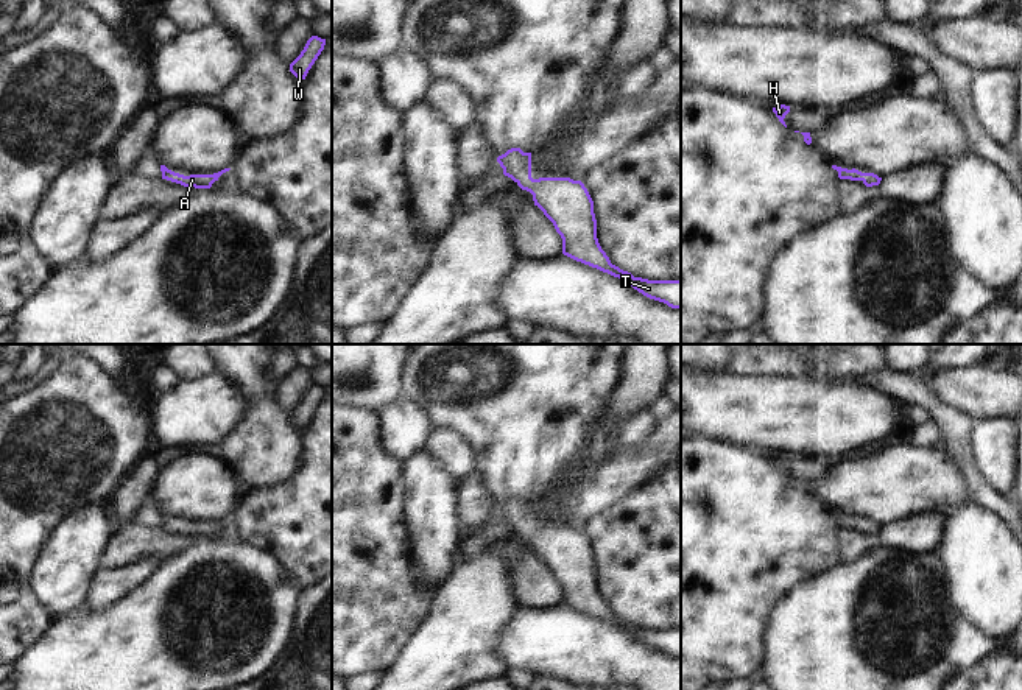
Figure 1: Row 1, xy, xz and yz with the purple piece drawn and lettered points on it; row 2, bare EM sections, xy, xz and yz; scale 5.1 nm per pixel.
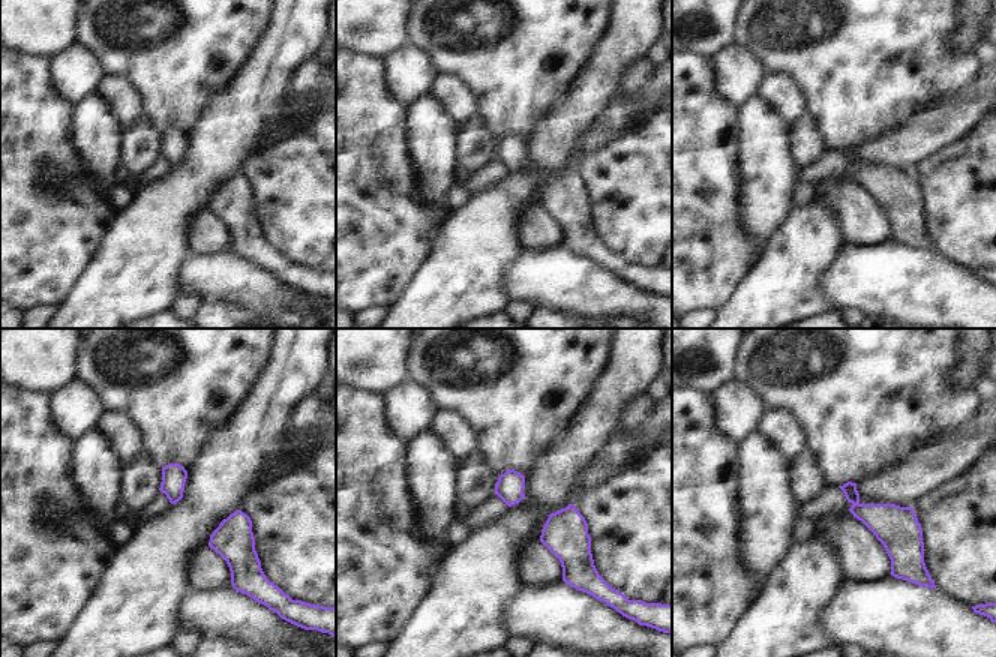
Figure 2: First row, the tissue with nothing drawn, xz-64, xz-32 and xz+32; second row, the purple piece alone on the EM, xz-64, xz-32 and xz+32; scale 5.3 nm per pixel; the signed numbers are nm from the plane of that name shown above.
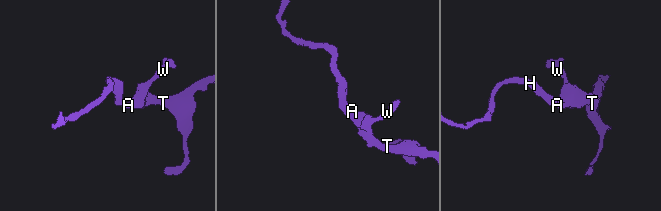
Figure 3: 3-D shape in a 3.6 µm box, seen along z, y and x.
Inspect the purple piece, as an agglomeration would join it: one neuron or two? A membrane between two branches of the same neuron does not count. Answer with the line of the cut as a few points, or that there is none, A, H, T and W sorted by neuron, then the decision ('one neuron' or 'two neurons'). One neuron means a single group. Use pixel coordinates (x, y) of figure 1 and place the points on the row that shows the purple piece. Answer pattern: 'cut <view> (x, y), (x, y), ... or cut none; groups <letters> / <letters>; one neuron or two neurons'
cut none; groups A H T W; one neuron

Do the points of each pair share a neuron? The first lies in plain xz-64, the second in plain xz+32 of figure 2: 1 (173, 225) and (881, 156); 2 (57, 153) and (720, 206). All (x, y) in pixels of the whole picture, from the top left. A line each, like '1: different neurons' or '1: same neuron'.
1: different neurons
2: same neuron

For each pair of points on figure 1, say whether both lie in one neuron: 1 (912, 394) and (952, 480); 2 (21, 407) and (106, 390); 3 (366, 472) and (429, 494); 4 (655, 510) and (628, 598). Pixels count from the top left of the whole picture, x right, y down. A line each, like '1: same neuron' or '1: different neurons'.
1: different neurons
2: same neuron
3: different neurons
4: same neuron

